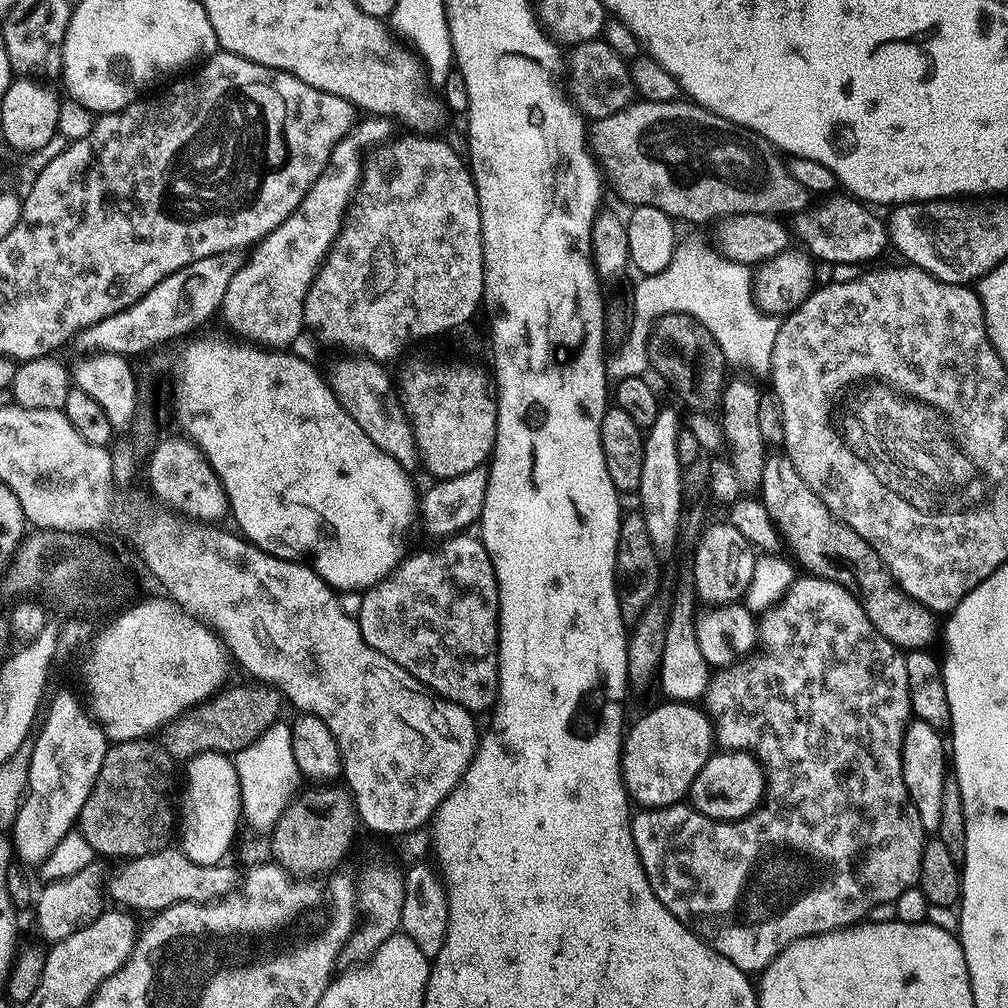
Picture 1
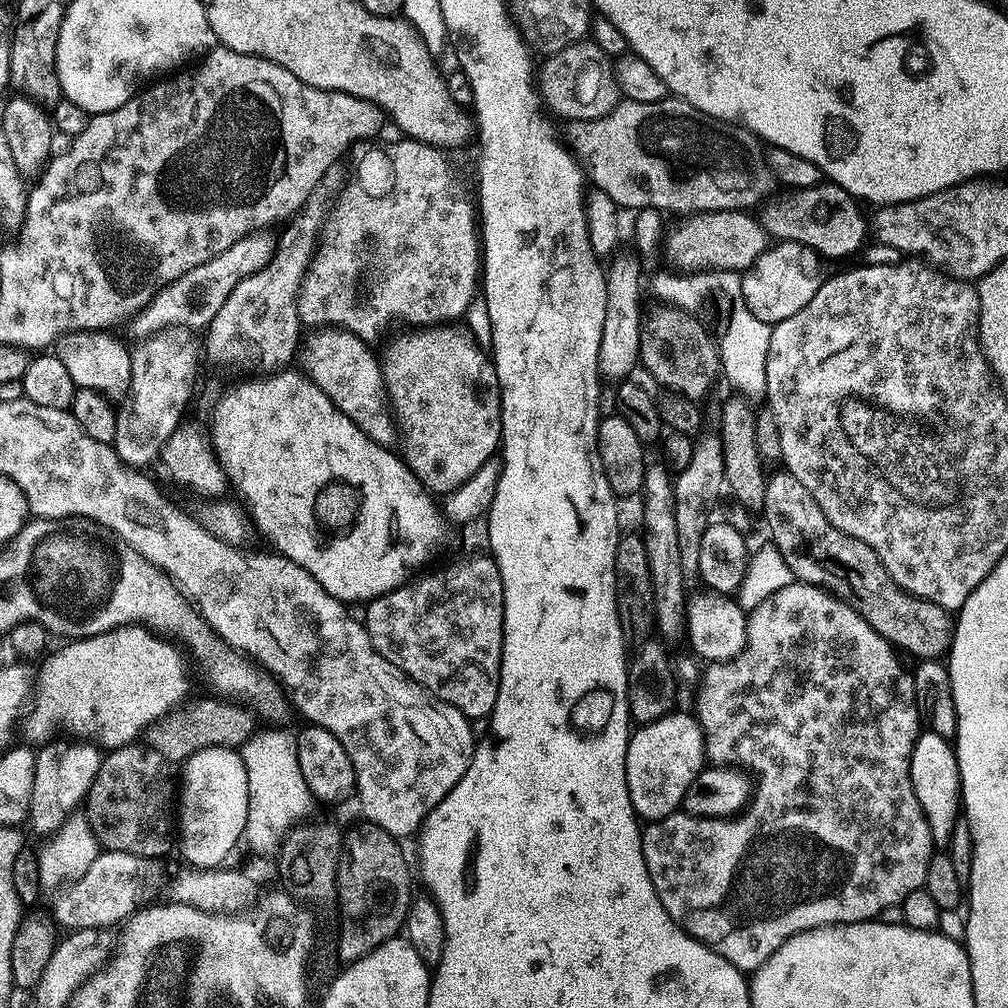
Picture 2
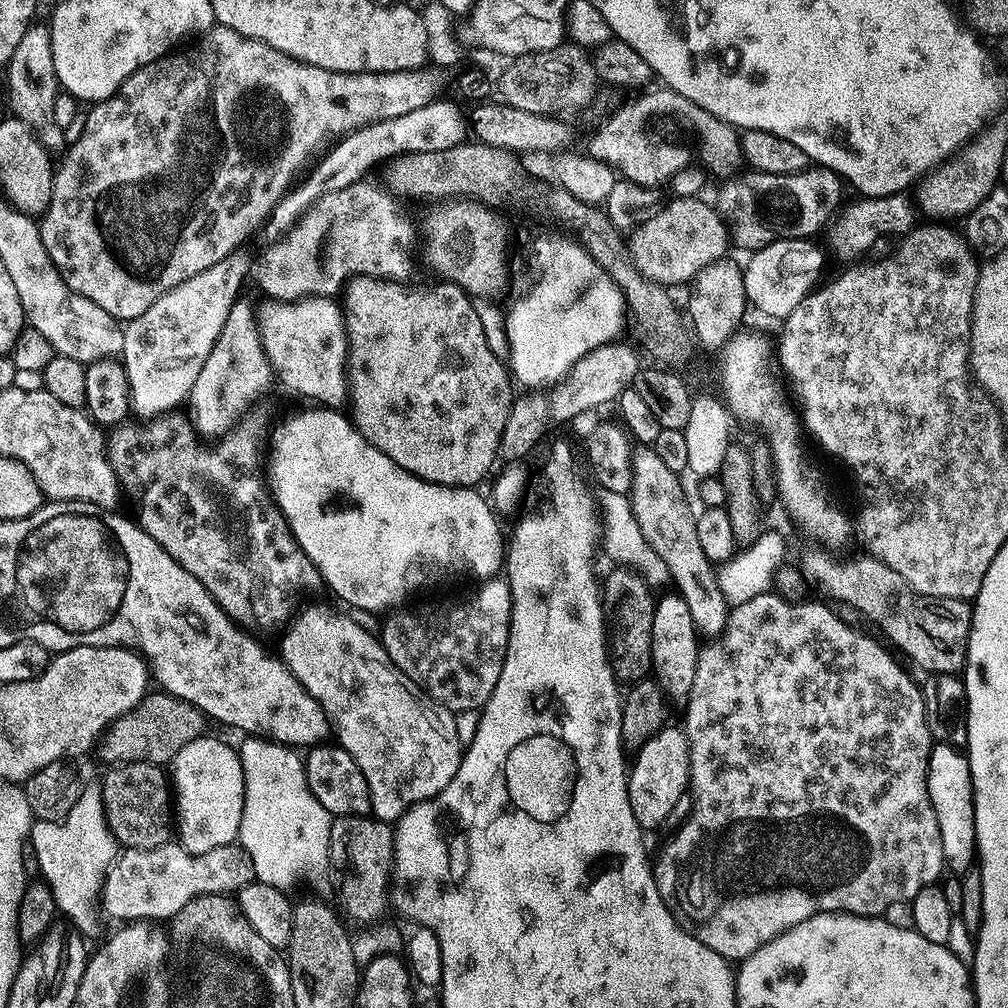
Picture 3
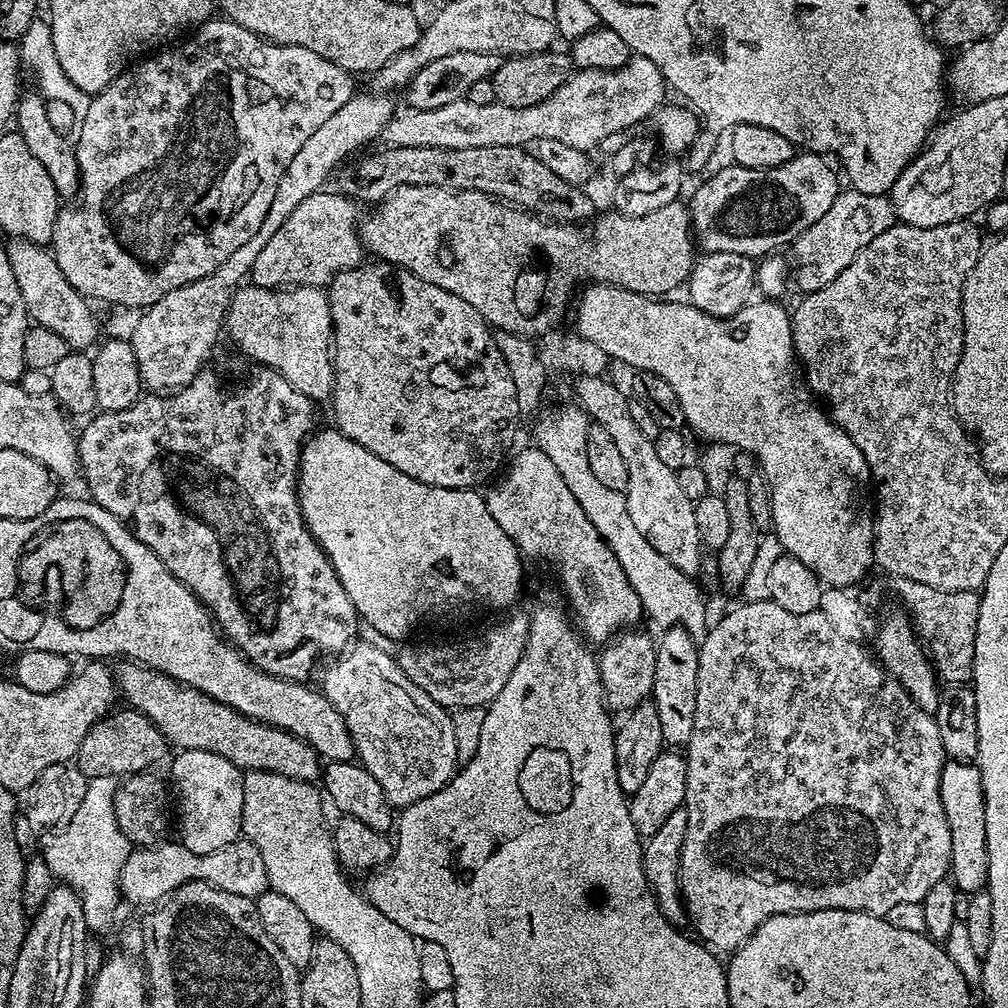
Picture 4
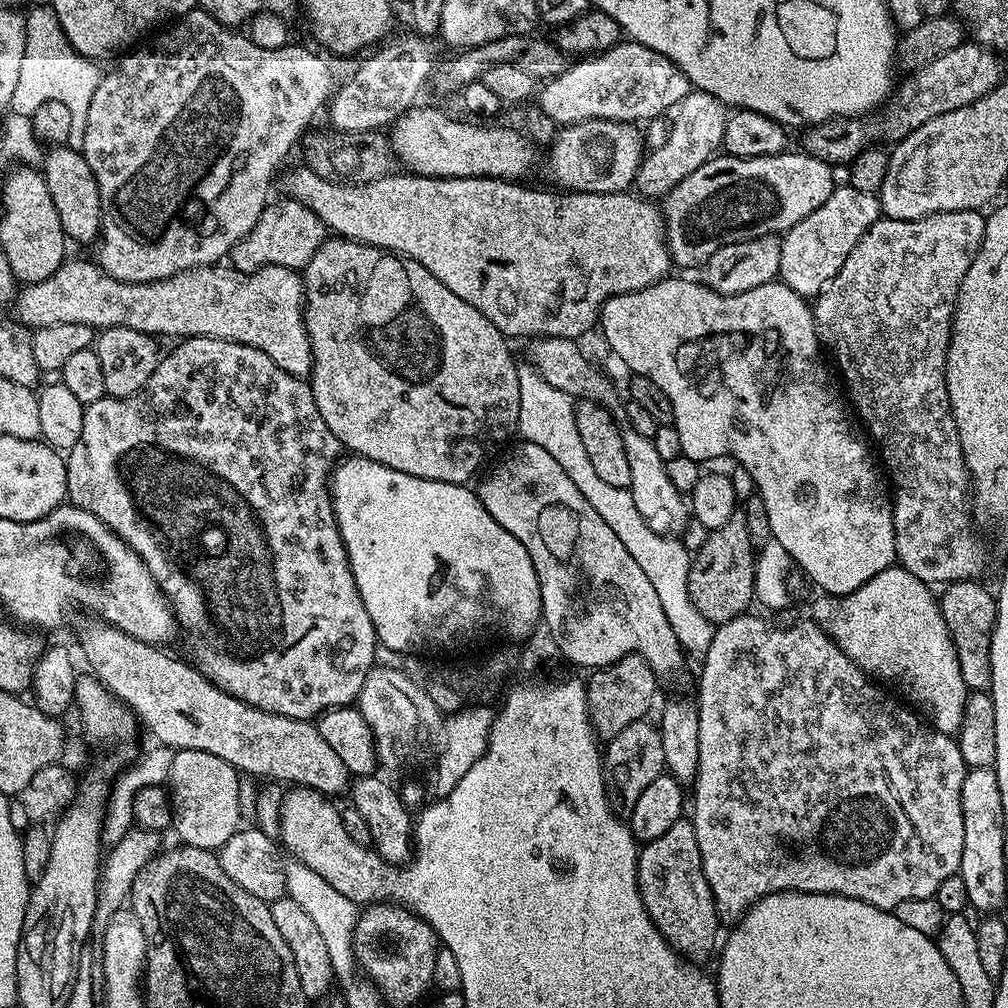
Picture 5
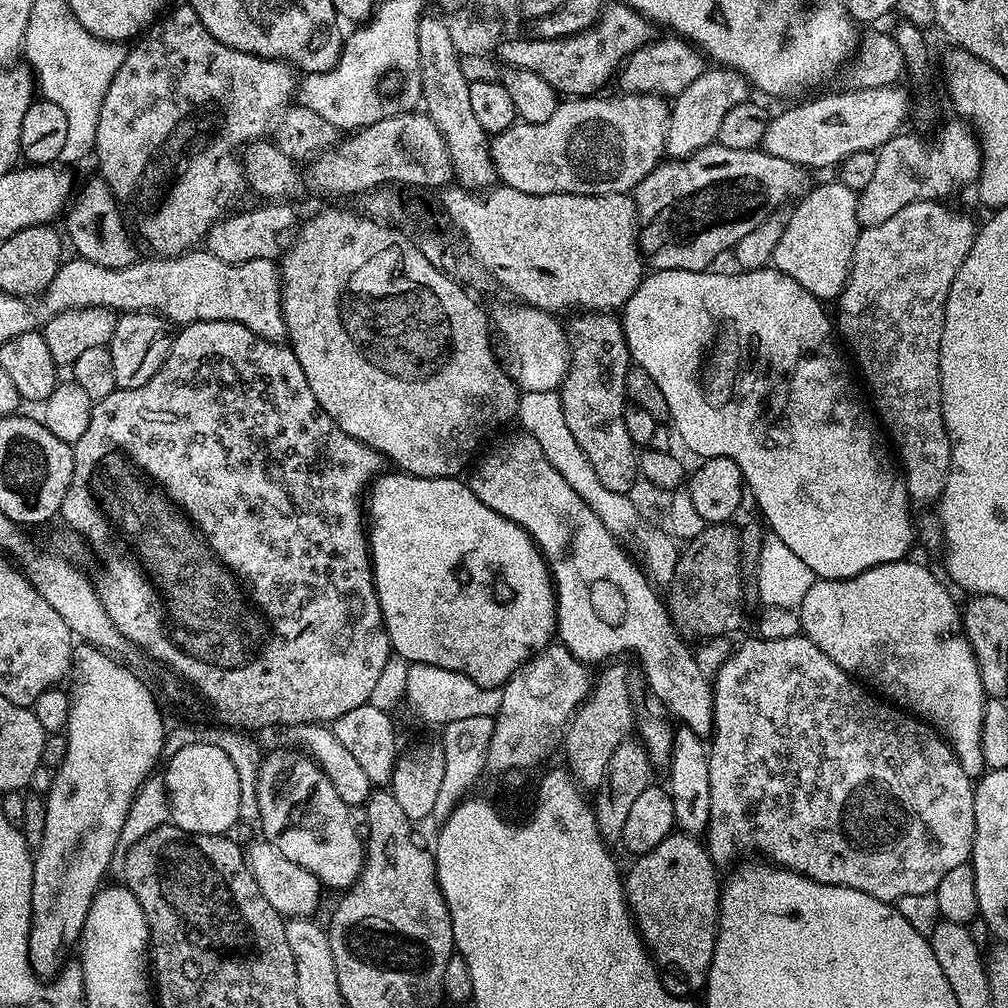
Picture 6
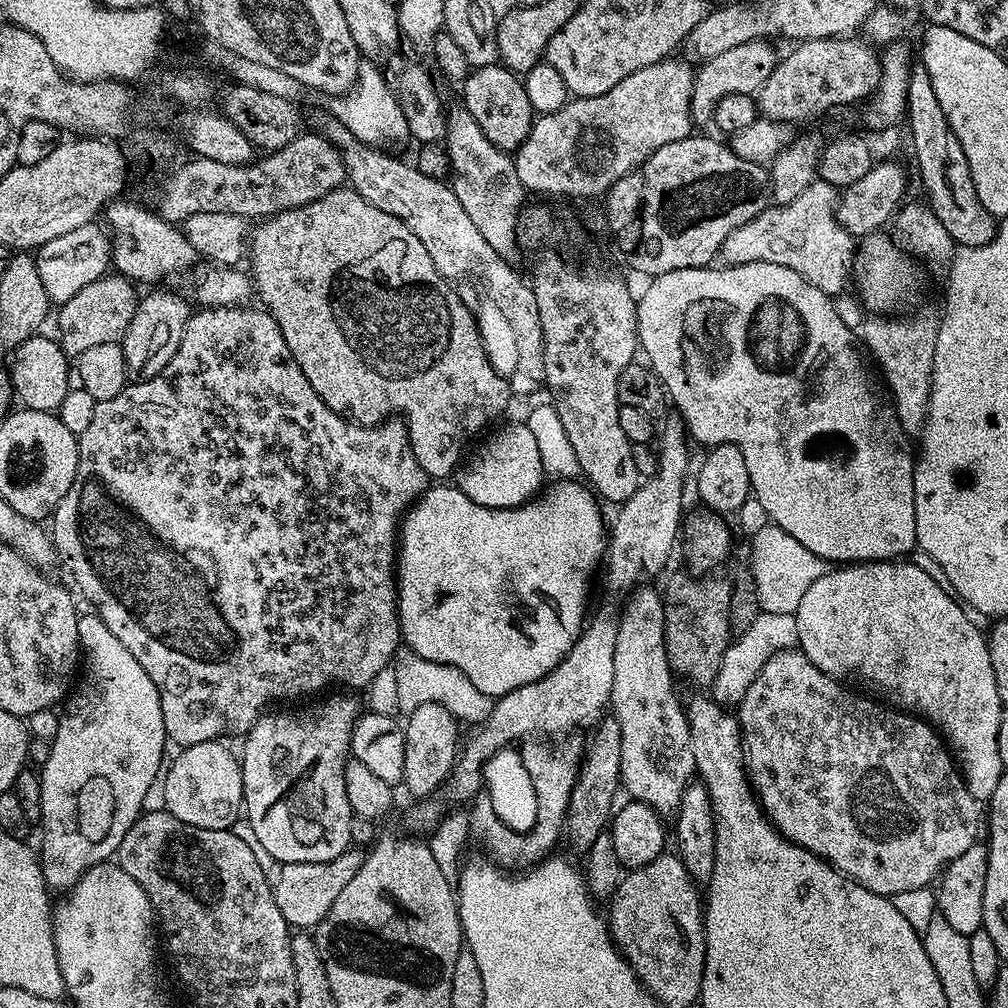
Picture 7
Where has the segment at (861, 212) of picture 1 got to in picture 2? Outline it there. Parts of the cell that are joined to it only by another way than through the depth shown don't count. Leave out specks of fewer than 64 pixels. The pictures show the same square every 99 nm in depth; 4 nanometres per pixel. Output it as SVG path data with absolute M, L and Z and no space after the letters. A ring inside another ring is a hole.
M821 182L815 188L794 188L778 192L769 195L758 212L761 226L773 241L802 243L816 249L824 258L848 256L863 246L864 236L866 240L866 216L864 220L860 213L861 205L842 186Z

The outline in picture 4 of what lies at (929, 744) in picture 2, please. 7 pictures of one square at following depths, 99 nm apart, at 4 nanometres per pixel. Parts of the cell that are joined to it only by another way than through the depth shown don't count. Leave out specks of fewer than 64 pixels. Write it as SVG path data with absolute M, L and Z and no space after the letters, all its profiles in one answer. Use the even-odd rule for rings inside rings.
M949 759L940 779L942 810L950 822L950 850L952 867L950 879L957 889L969 894L981 891L988 883L988 847L986 846L986 798L982 774L972 762Z

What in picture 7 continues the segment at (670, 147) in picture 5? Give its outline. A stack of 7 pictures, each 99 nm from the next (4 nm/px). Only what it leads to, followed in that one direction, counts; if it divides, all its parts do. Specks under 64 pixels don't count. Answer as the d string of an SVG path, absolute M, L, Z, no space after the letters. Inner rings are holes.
M767 39L742 42L740 46L731 47L717 57L703 61L695 73L692 82L692 97L690 98L690 110L693 121L697 125L704 124L713 119L716 114L718 102L726 94L746 94L752 96L759 93L760 88L770 78L778 59L778 53L770 46Z

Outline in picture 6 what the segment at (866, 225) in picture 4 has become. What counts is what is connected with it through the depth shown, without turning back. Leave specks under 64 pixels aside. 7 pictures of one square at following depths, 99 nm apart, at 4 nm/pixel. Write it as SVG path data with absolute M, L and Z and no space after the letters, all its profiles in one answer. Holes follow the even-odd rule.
M839 182L817 183L815 187L813 192L805 191L801 204L792 208L790 224L774 247L771 263L779 272L794 278L811 296L829 302L839 297L852 268L854 246L861 229L856 213L857 193Z

